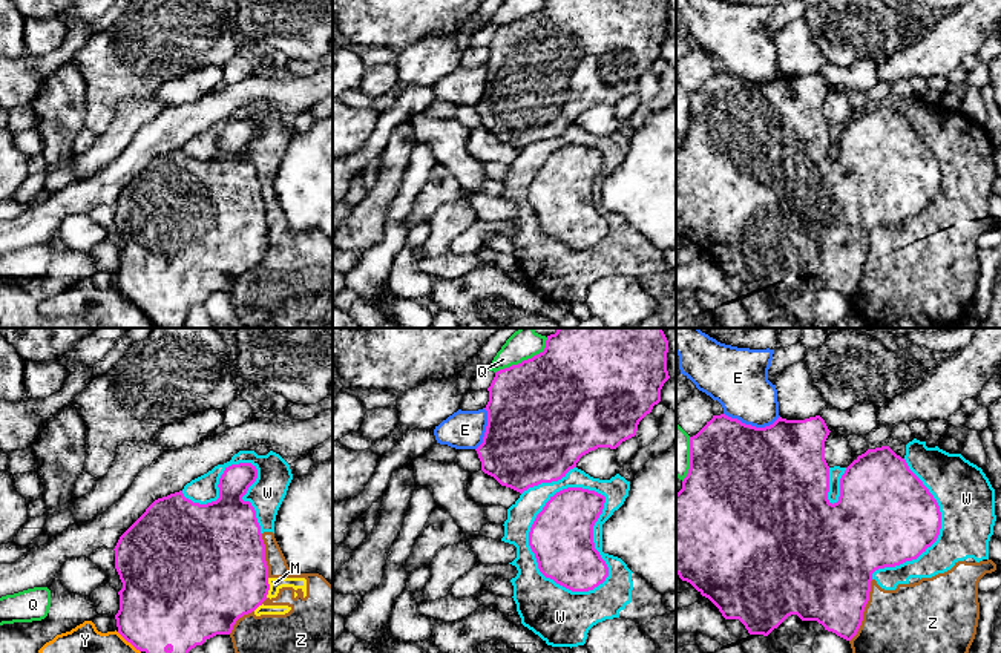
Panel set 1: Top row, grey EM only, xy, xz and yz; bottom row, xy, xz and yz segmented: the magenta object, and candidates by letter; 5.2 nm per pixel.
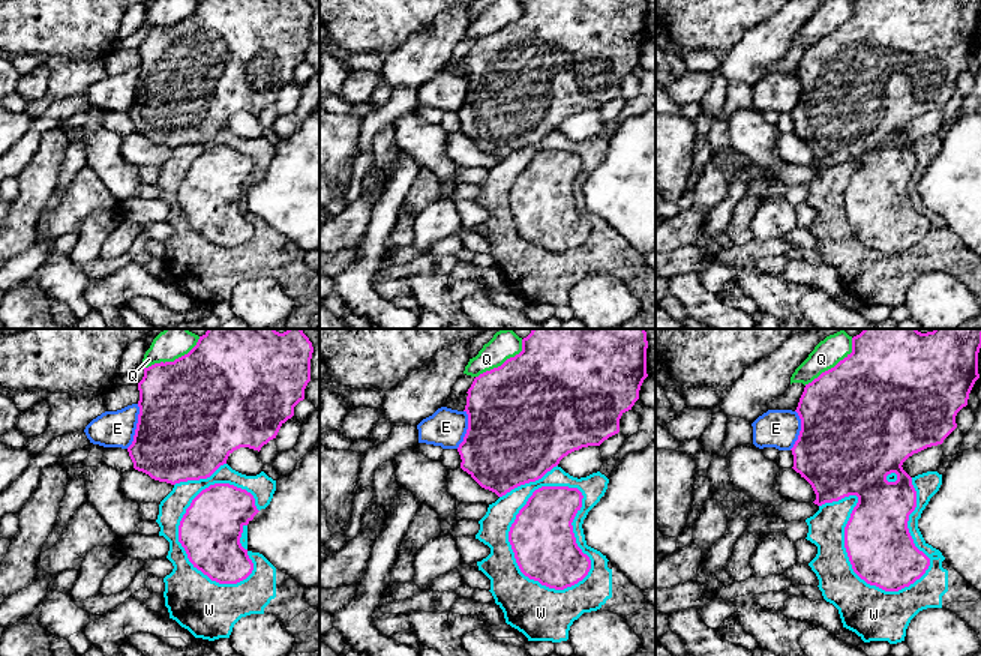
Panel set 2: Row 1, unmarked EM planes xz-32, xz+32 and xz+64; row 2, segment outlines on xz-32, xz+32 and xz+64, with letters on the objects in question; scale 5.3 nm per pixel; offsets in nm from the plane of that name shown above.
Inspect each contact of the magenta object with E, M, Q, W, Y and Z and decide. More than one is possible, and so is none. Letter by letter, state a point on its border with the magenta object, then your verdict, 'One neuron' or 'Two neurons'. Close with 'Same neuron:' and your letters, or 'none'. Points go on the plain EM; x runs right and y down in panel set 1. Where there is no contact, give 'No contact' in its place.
E: Touches magenta at yz (750, 82). Two neurons
M: Touches magenta at xy (269, 244). Two neurons
Q: Touches magenta at xz (523, 17). Two neurons
W: Touches magenta at xz (594, 181). Two neurons
Y: Touches magenta at xy (129, 298). Two neurons
Z: Touches magenta at yz (863, 267). Two neurons
Same neuron: none

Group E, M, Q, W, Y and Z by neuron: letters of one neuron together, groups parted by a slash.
E / M W Z / Q / Y

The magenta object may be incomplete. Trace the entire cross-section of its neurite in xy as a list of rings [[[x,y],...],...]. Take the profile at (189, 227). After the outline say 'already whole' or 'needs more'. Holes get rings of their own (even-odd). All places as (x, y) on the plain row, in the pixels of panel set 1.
[[[239,120],[225,124],[219,135],[219,155],[216,158],[199,161],[185,155],[182,147],[170,150],[167,153],[155,156],[146,169],[120,193],[115,202],[115,225],[123,239],[120,251],[120,267],[115,271],[118,290],[130,299],[136,307],[146,310],[146,317],[150,319],[158,328],[185,328],[189,308],[196,302],[202,302],[207,296],[216,291],[230,291],[233,282],[239,274],[254,268],[267,256],[268,241],[268,222],[265,218],[265,201],[261,190],[261,182],[256,175],[256,167],[250,158],[244,158],[242,153],[248,144],[256,138],[258,126],[251,120]]] | already whole

